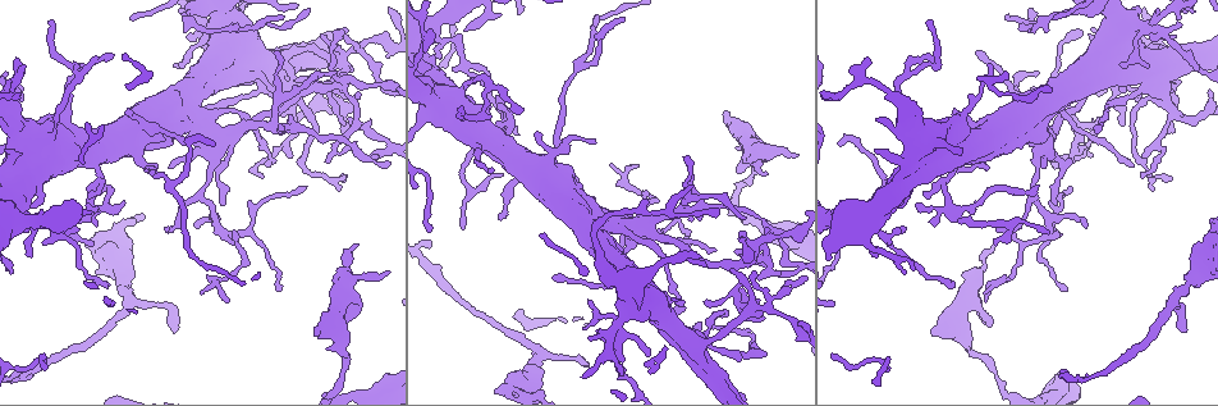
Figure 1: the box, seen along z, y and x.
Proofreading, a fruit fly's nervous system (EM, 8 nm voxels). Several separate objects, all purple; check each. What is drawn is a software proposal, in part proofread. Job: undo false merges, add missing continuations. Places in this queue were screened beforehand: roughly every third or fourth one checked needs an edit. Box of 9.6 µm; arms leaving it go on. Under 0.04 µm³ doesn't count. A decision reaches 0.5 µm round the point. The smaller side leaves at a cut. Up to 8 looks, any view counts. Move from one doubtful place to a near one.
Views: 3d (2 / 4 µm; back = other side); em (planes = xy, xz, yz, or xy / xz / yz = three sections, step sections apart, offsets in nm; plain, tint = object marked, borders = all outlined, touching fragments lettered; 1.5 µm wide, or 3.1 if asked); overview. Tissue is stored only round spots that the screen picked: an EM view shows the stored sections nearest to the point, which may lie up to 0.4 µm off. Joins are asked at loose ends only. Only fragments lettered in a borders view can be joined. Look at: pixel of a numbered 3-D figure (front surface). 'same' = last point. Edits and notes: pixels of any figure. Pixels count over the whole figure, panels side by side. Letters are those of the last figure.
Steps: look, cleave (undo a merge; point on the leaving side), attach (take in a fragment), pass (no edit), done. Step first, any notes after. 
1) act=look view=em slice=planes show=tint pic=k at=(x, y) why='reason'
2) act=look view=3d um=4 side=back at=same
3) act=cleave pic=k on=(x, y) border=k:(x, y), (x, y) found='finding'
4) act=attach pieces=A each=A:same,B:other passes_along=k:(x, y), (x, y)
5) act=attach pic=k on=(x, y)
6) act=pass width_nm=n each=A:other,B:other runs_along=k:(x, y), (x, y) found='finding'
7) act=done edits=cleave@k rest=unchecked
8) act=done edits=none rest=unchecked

act=look view=em slice=planes show=tint pic=1 at=(295, 51) why='thin arm on a thick one'

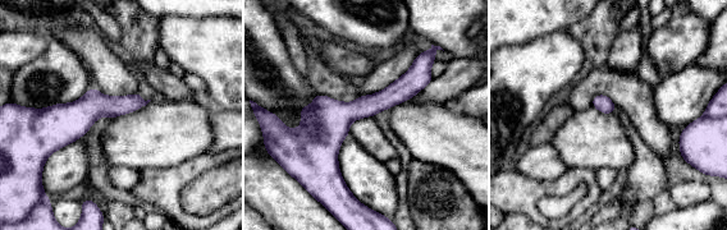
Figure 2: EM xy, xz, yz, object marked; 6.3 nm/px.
act=look view=em slice=planes show=borders at=same

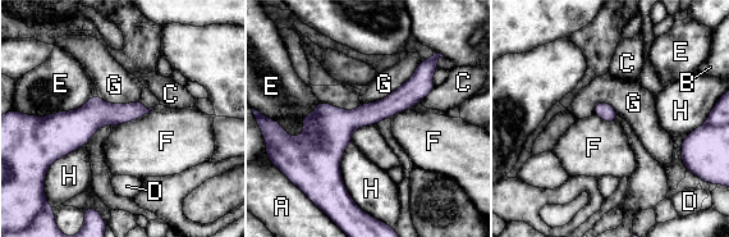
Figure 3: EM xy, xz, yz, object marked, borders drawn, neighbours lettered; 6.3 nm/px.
act=pass width_nm=220 each=A:other,B:other,C:other,D:other,E:other,F:other,G:other,H:other found='one neuron here'

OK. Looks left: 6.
act=look view=em slice=planes show=plain pic=1 at=(1183, 330) why='thin end'

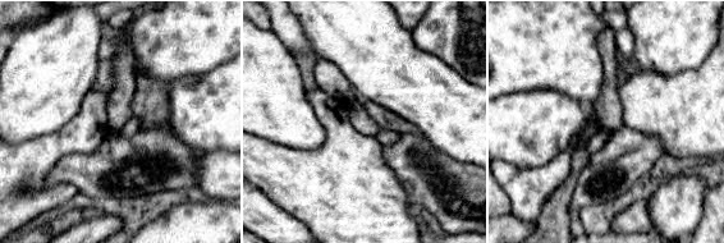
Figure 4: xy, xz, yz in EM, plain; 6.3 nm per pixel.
act=look view=em slice=planes show=borders at=same

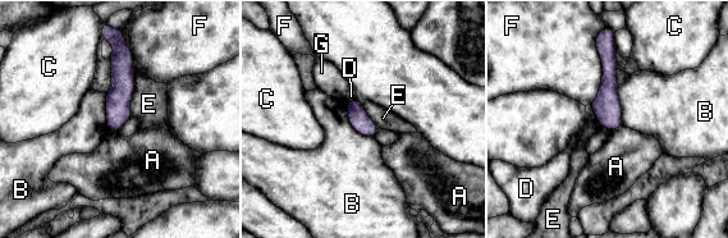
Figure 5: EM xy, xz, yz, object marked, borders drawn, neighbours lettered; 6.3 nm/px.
act=pass width_nm=120 longest_contact=F:440nm each=A:other,B:other,C:other,D:other,E:other,F:other,G:other found='no lettered fragment goes on from it'

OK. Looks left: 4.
act=look view=em slice=planes show=borders pic=1 at=(442, 58) why='thin end'

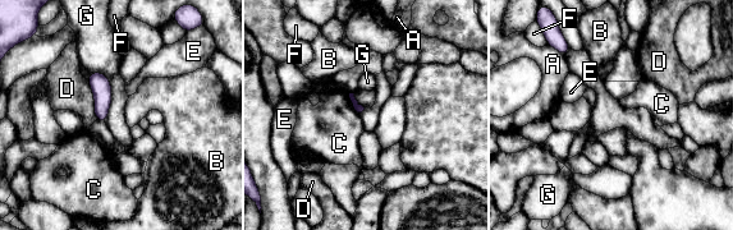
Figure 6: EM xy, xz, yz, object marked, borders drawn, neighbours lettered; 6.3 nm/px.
act=pass longest_contact=G:340nm each=A:other,B:other,C:other,D:other,E:other,F:other,G:other found='no lettered fragment goes on from it'

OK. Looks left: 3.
act=done edits=none rest=unchecked

